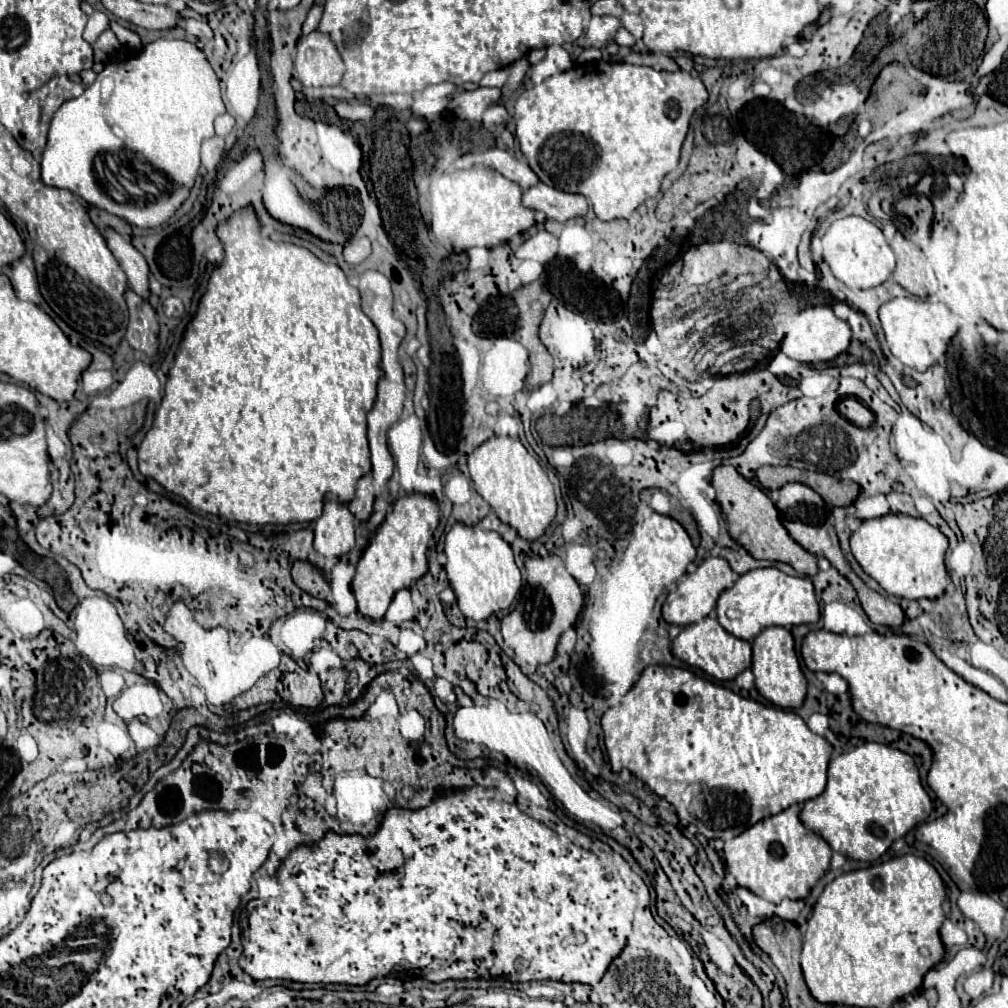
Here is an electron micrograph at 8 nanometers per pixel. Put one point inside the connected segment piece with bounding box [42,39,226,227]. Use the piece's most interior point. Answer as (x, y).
(164, 102)

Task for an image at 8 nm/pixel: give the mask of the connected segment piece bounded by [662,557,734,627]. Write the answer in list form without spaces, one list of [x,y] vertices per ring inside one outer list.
[[[708,557],[694,573],[690,573],[674,593],[670,593],[662,605],[662,617],[670,625],[690,625],[704,617],[708,617],[720,597],[722,591],[730,589],[734,585],[734,571],[730,569],[728,561],[722,557]]]

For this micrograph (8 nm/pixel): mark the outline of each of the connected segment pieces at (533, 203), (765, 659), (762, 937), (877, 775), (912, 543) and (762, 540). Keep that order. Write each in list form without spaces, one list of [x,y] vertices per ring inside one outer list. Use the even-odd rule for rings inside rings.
[[[538,183],[524,191],[522,203],[536,211],[544,211],[548,219],[568,221],[572,217],[584,217],[588,211],[588,201],[584,195],[566,193],[544,183]]]
[[[768,627],[754,639],[752,647],[754,647],[752,673],[754,673],[754,683],[760,695],[776,707],[798,709],[806,697],[806,679],[802,675],[790,631],[784,627]]]
[[[780,917],[768,919],[754,927],[754,941],[756,945],[774,959],[774,965],[784,975],[786,983],[800,983],[802,969],[800,969],[800,951],[802,951],[802,935],[800,929],[784,921]],[[782,953],[782,955],[780,955]]]
[[[864,743],[830,761],[828,785],[822,795],[806,801],[800,821],[828,841],[836,853],[856,861],[876,861],[930,811],[932,803],[920,783],[914,759],[882,743]]]
[[[910,515],[866,519],[852,533],[850,549],[860,567],[876,579],[888,595],[904,599],[936,599],[946,589],[948,573],[944,567],[944,553],[948,549],[948,539],[924,519]]]
[[[720,465],[712,473],[712,487],[716,489],[716,505],[726,515],[728,533],[730,537],[740,543],[754,559],[768,559],[768,561],[782,561],[792,565],[800,575],[814,577],[818,571],[816,557],[804,547],[800,547],[780,525],[778,511],[770,497],[754,483],[746,481],[732,465]]]

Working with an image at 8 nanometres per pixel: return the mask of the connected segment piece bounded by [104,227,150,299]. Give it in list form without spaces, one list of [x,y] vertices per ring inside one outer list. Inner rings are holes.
[[[106,229],[104,231],[108,249],[112,251],[112,255],[118,259],[122,271],[128,277],[128,285],[140,295],[140,297],[148,297],[148,263],[144,259],[144,255],[130,243],[126,241],[120,233],[116,233],[114,229]]]

